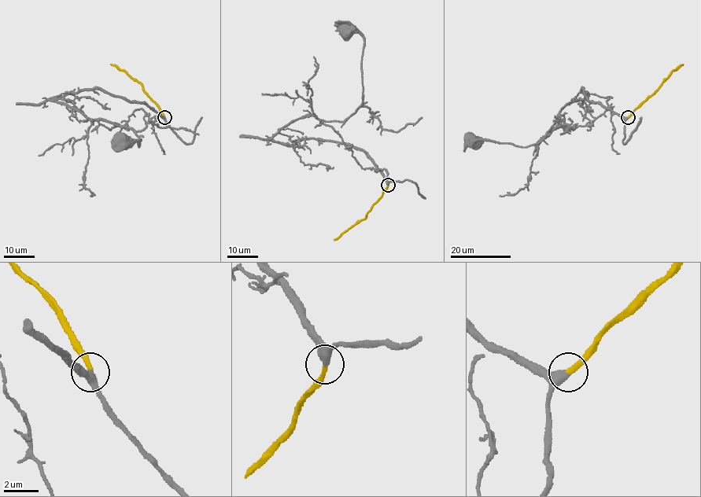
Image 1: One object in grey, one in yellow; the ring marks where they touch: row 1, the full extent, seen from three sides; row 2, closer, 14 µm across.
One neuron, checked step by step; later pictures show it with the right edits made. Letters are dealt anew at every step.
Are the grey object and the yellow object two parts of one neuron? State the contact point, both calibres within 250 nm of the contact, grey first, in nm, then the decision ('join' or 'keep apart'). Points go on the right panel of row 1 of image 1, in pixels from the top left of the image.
at (628, 117); 400 nm thick on the grey side, 280 nm on the other; join

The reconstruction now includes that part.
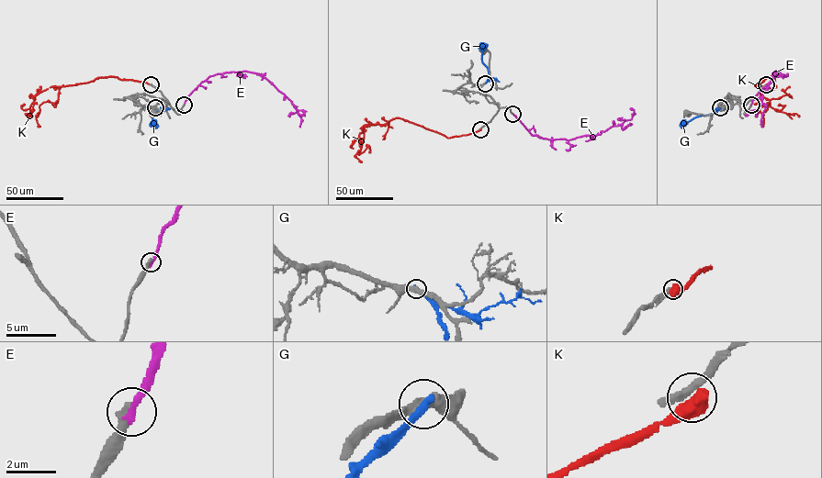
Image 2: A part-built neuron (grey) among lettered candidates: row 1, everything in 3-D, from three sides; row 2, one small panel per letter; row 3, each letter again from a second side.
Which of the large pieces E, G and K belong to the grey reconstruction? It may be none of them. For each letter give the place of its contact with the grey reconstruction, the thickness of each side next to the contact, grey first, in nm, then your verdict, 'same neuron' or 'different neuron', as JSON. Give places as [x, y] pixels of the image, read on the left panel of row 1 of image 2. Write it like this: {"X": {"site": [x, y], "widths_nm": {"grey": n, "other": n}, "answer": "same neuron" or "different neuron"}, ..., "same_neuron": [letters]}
{"E": {"site": [184, 105], "widths_nm": {"grey": 320, "other": 280}, "answer": "different neuron"}, "G": {"site": [155, 107], "widths_nm": {"grey": 320, "other": 340}, "answer": "different neuron"}, "K": {"site": [151, 84], "widths_nm": {"grey": 320, "other": 800}, "answer": "different neuron"}, "same_neuron": []}

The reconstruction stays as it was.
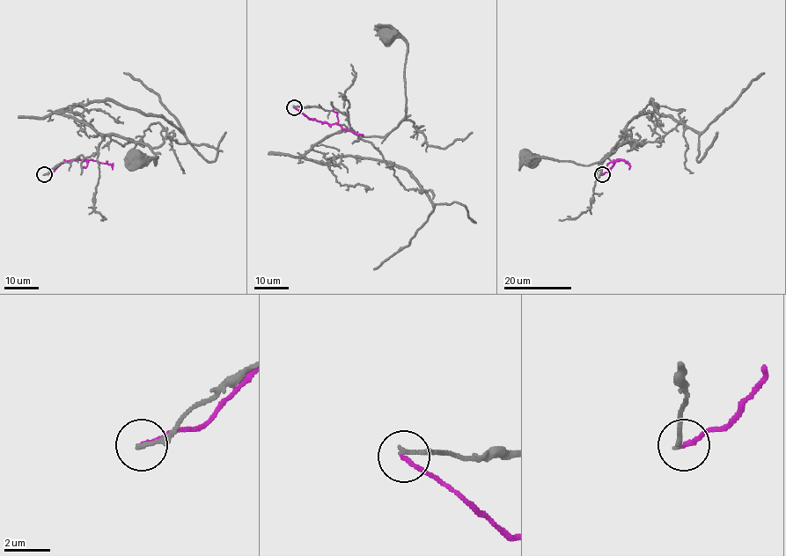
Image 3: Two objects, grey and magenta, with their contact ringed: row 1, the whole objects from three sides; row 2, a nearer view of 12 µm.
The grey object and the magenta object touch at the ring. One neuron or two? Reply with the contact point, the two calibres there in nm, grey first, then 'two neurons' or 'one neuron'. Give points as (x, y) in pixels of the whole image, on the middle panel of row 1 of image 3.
(294, 107) | 200/200 nm | two neurons

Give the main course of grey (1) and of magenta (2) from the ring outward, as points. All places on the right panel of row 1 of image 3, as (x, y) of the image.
1: (601, 174), (606, 155), (630, 135), (631, 141), (588, 164), (532, 157), (527, 153), (526, 157)
2: (602, 174), (607, 172), (616, 160), (628, 164), (629, 169)

